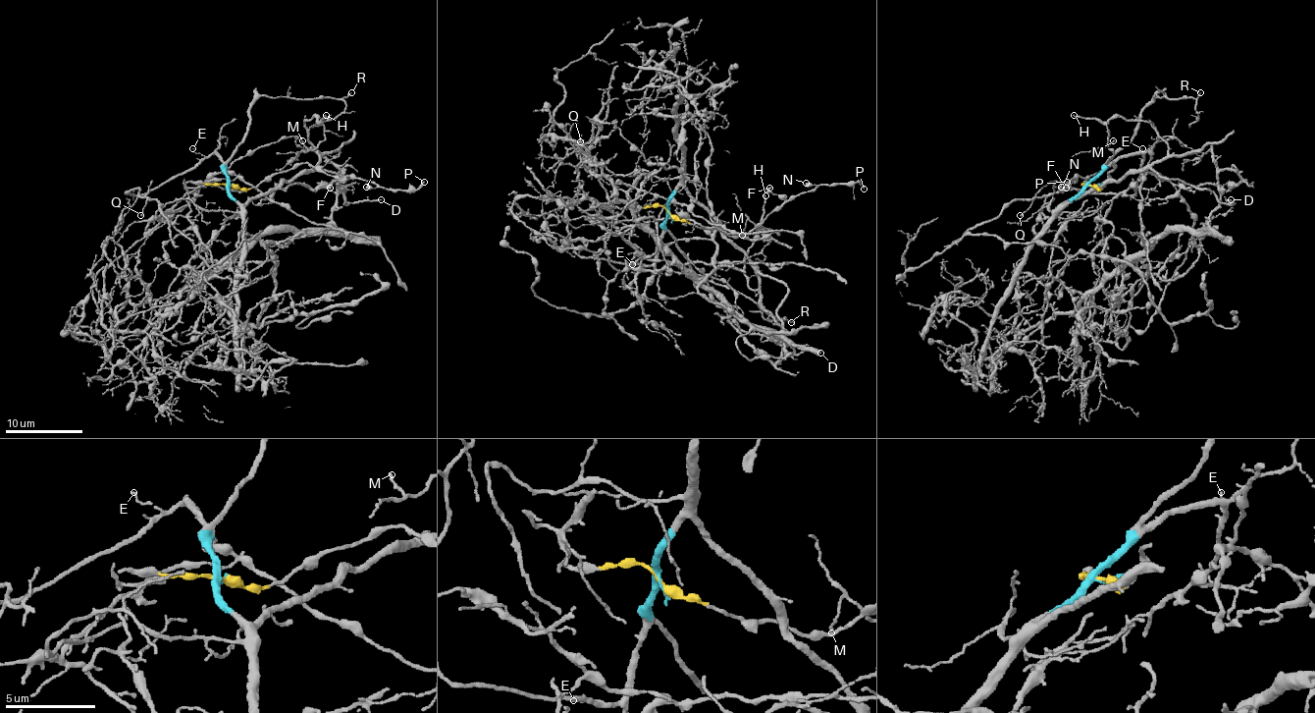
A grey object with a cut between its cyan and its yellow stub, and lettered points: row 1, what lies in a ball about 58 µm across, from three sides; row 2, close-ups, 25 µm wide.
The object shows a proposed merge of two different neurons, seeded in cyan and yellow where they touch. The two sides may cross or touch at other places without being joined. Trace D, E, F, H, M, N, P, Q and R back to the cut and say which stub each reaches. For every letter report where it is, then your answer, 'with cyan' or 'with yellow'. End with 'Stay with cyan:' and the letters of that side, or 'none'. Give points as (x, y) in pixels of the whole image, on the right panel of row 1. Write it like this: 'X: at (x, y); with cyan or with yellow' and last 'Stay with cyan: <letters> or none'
D: at (1231, 199); with cyan
E: at (1142, 148); with cyan
F: at (1066, 188); with yellow
H: at (1074, 115); with cyan
M: at (1113, 140); with cyan
N: at (1061, 187); with yellow
P: at (1067, 182); with yellow
Q: at (1020, 215); with cyan
R: at (1200, 92); with cyan
Stay with cyan: D, E, H, M, Q, R

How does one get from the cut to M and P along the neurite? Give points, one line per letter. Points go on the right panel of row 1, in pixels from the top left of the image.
M: (1088, 185), (1066, 204), (1168, 154), (1168, 144), (1146, 121), (1112, 117), (1100, 150), (1114, 140)
P: (1088, 185), (1100, 189), (1108, 181), (1114, 163), (1094, 175), (1073, 177), (1062, 191), (1060, 189), (1068, 181)

